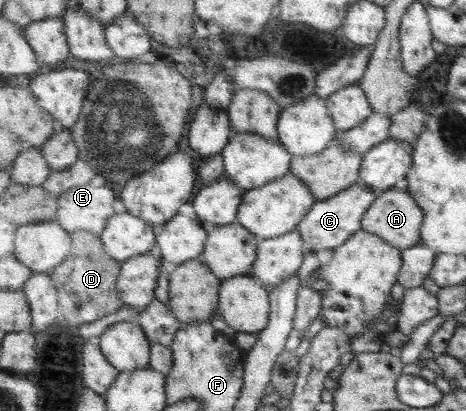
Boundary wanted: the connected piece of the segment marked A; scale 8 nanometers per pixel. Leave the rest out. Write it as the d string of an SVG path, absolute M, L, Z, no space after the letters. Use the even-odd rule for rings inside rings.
M403 184L381 193L363 217L363 228L366 231L379 235L402 252L422 243L421 227L425 218L425 211L406 188Z

